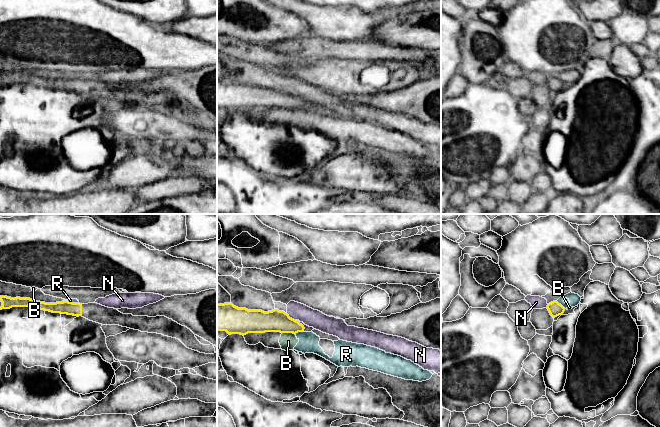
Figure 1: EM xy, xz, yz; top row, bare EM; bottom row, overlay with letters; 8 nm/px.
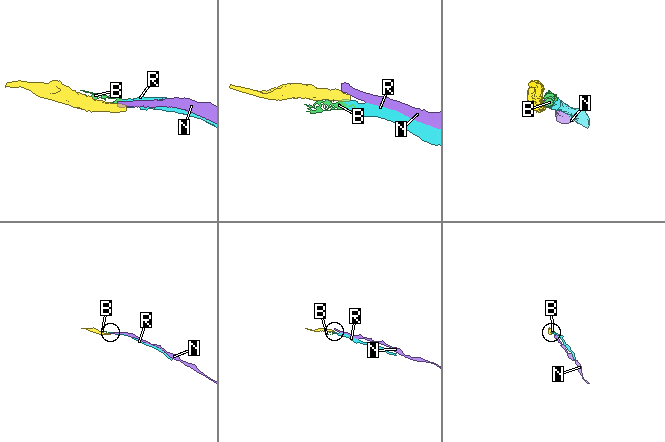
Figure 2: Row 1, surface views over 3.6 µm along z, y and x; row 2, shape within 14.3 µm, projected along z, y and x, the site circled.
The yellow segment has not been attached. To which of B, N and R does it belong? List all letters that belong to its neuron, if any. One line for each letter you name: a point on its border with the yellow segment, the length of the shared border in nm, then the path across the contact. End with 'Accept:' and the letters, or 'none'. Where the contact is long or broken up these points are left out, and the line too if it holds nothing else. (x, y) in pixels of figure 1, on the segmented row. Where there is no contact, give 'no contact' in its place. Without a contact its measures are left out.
Accept: none

